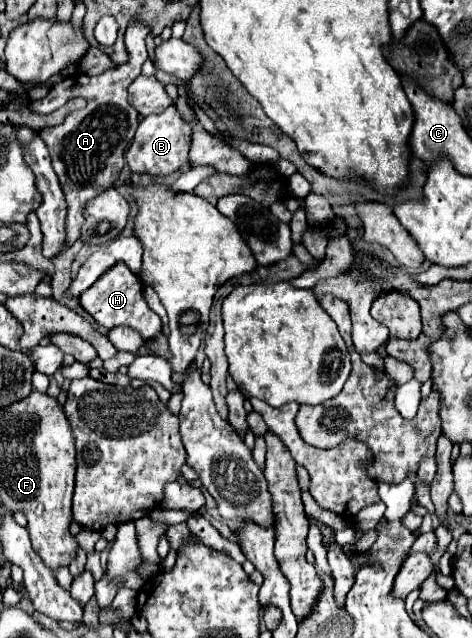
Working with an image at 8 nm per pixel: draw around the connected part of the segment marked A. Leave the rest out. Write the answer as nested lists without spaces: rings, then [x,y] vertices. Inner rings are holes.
[[[132,19],[126,27],[126,47],[130,61],[124,65],[118,65],[114,71],[106,71],[96,77],[88,77],[84,73],[70,75],[56,83],[50,93],[34,101],[30,107],[36,113],[52,113],[72,97],[84,95],[88,105],[80,111],[72,111],[64,123],[56,127],[48,127],[40,131],[40,137],[46,141],[48,151],[52,153],[52,165],[62,181],[62,189],[68,201],[68,217],[66,217],[66,233],[68,243],[64,245],[64,251],[80,237],[80,227],[84,223],[84,209],[90,199],[100,195],[106,187],[100,183],[116,183],[118,175],[122,171],[122,151],[132,141],[136,127],[138,127],[138,111],[128,103],[128,89],[130,83],[142,73],[142,63],[148,59],[146,53],[146,35],[150,33],[150,25]]]

